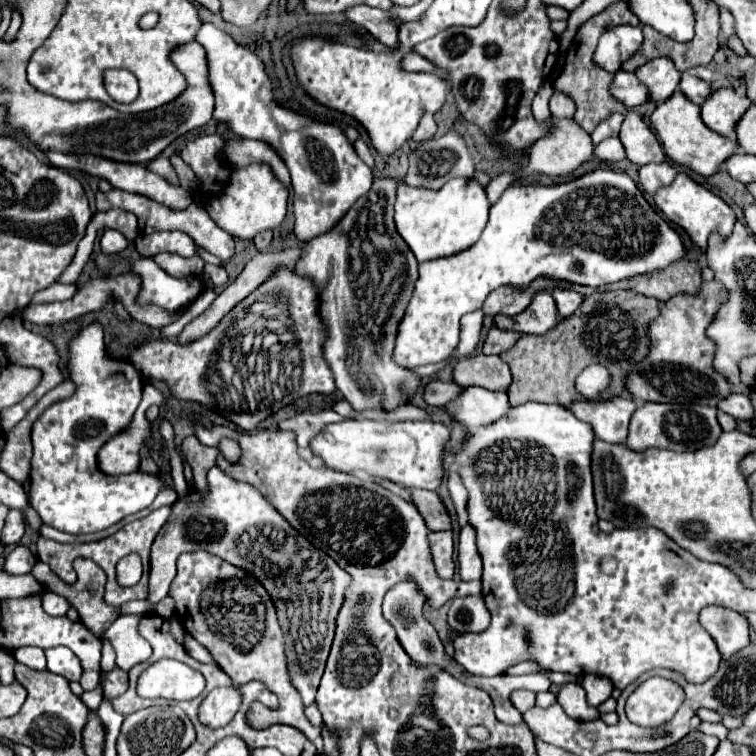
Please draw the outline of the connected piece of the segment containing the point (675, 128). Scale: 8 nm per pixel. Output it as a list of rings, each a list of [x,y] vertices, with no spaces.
[[[676,91],[664,103],[660,103],[656,107],[656,111],[652,113],[650,121],[660,137],[660,143],[664,147],[666,155],[674,163],[684,165],[684,167],[700,173],[702,177],[710,177],[710,175],[718,173],[722,169],[724,161],[738,151],[736,137],[724,137],[724,135],[718,135],[712,129],[708,129],[704,125],[704,121],[700,119],[700,107],[694,105],[690,99],[686,99],[680,91]]]

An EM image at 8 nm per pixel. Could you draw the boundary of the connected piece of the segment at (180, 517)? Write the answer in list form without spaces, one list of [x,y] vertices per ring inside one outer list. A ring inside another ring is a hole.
[[[216,465],[207,473],[207,481],[210,483],[209,493],[202,495],[195,489],[189,491],[184,497],[189,505],[187,508],[184,498],[176,501],[167,522],[154,539],[150,553],[150,589],[146,601],[154,607],[166,597],[159,592],[169,591],[176,575],[176,559],[180,553],[206,549],[232,565],[248,567],[250,575],[256,575],[272,595],[272,601],[278,609],[280,627],[292,627],[292,615],[288,615],[288,599],[280,597],[280,583],[266,575],[266,569],[272,569],[268,567],[268,555],[272,555],[276,547],[284,547],[284,543],[296,543],[296,547],[304,547],[304,551],[316,551],[314,545],[304,535],[300,535],[254,485],[224,475],[224,471],[220,471]]]

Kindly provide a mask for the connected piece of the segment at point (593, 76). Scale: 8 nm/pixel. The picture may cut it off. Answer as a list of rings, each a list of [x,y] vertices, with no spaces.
[[[604,9],[602,13],[594,15],[592,19],[588,19],[576,33],[570,49],[568,49],[568,55],[566,55],[566,65],[564,65],[564,71],[560,73],[560,77],[554,81],[554,89],[558,91],[564,91],[564,93],[570,93],[574,97],[574,103],[576,103],[576,113],[574,113],[574,119],[580,127],[584,127],[584,131],[592,133],[592,127],[596,127],[596,123],[600,123],[600,119],[606,119],[612,111],[618,111],[624,115],[624,105],[614,99],[610,95],[610,83],[612,83],[612,73],[596,67],[592,63],[592,55],[594,55],[594,49],[596,49],[596,43],[600,39],[600,35],[610,27],[610,17],[608,17],[608,9]]]

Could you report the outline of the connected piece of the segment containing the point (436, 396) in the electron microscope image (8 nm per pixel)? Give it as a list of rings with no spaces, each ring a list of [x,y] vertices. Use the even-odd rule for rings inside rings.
[[[430,381],[424,389],[424,399],[428,405],[438,405],[442,407],[444,403],[450,403],[452,399],[456,399],[460,395],[464,387],[456,385],[456,383],[444,383],[444,381]]]

